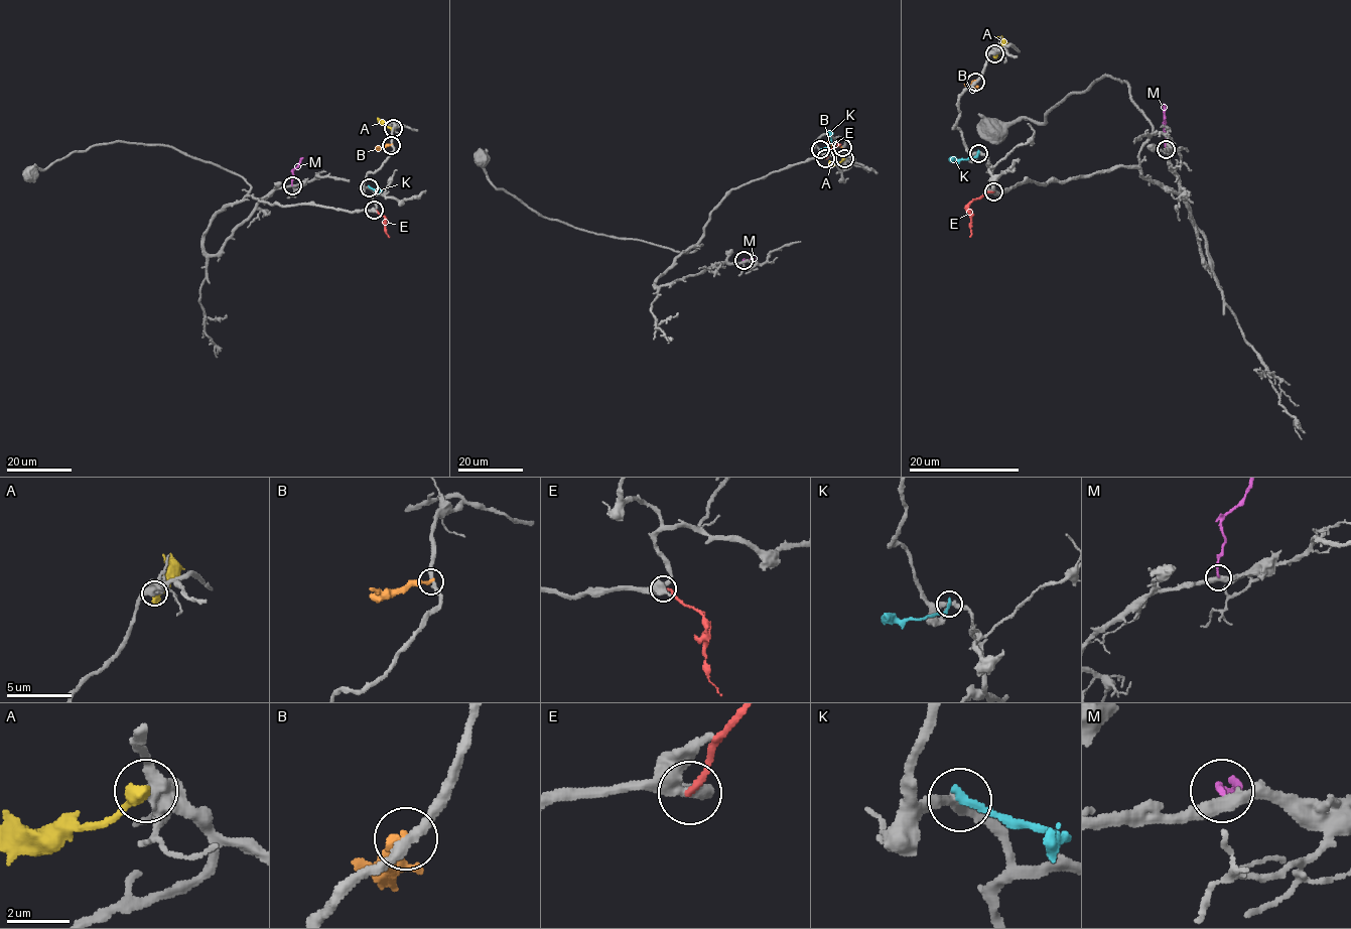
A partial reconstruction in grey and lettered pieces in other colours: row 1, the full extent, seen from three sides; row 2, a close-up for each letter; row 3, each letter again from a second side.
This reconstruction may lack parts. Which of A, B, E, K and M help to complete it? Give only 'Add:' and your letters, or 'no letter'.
Add: M

